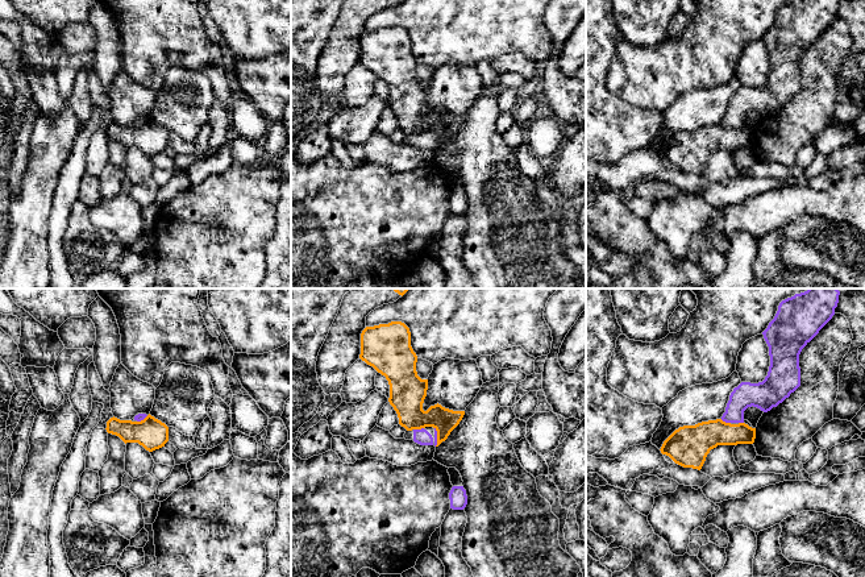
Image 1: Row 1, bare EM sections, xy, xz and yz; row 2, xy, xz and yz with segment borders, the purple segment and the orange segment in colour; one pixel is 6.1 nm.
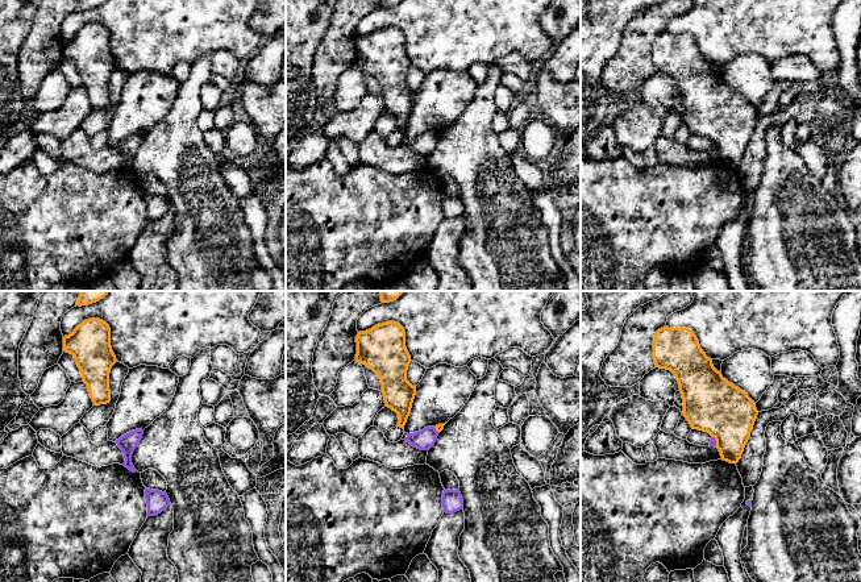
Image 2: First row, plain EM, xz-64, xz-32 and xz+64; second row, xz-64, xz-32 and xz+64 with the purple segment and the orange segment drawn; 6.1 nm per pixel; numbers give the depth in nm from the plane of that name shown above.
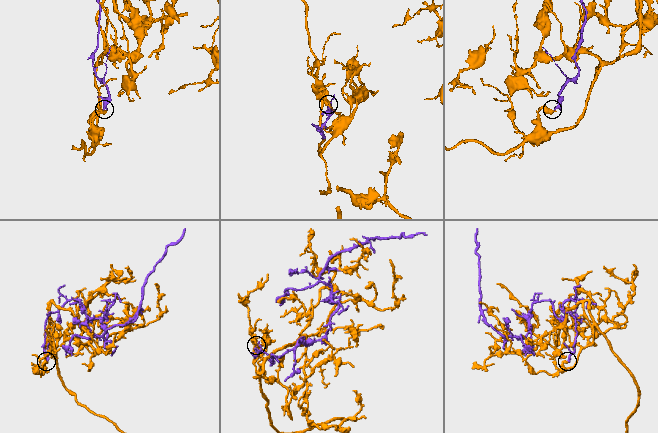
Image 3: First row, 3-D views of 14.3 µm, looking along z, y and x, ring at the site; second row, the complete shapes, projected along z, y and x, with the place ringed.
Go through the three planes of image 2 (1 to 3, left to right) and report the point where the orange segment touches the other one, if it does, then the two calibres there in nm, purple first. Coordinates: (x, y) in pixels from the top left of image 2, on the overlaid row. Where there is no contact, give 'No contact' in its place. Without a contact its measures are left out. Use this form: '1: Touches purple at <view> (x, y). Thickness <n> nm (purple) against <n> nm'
1: No contact
2: Touches purple at xz-32 (435, 429). Thickness 120 nm (purple) against 50 nm
3: Touches purple at xz+64 (715, 441). Thickness 50 nm (purple) against 340 nm

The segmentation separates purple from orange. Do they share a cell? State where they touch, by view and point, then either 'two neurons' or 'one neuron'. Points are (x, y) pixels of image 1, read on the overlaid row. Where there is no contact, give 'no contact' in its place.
xz (418, 430) | two neurons

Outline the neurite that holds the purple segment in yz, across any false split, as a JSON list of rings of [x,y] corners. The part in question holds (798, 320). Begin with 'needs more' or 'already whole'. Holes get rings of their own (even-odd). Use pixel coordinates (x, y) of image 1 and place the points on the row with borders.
already whole | [[[808,288],[782,300],[774,319],[762,332],[769,346],[770,366],[762,382],[741,382],[729,395],[721,420],[725,423],[744,423],[744,411],[757,407],[764,412],[777,407],[800,386],[799,354],[802,349],[819,333],[832,319],[839,303],[837,288]]]

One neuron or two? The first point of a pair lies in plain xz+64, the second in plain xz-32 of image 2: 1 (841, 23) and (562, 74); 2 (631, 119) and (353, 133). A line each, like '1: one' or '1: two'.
1: two
2: one

